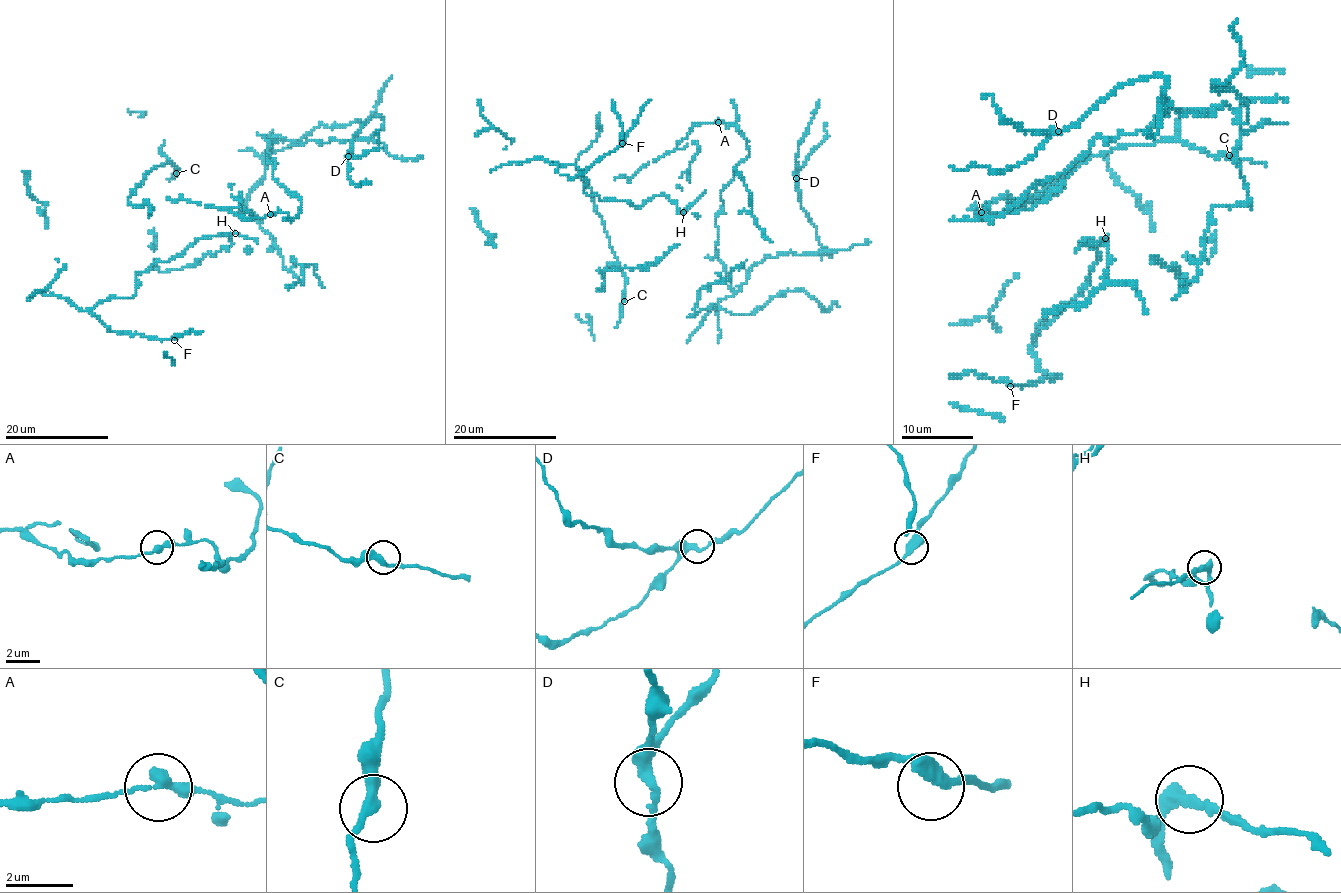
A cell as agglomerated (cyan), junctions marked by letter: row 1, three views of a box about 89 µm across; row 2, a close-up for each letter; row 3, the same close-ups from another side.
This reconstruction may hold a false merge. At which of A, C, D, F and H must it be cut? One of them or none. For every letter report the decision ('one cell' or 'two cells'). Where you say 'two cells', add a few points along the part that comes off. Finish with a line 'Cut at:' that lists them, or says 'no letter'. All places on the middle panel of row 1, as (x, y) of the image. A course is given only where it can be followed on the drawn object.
A: one cell
C: one cell
D: one cell
F: one cell
H: two cells; foreign part runs (684, 211), (706, 189)
Cut at: H

